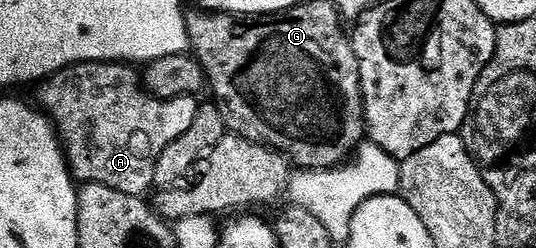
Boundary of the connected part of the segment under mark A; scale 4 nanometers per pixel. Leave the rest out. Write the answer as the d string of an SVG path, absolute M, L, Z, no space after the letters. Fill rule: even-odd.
M80 62L44 79L36 101L53 123L65 160L78 183L107 184L107 188L115 188L115 192L145 196L154 189L155 164L159 156L163 156L163 148L191 128L199 102L193 96L154 98L143 88L142 75L133 70L136 69L132 65L123 62Z

